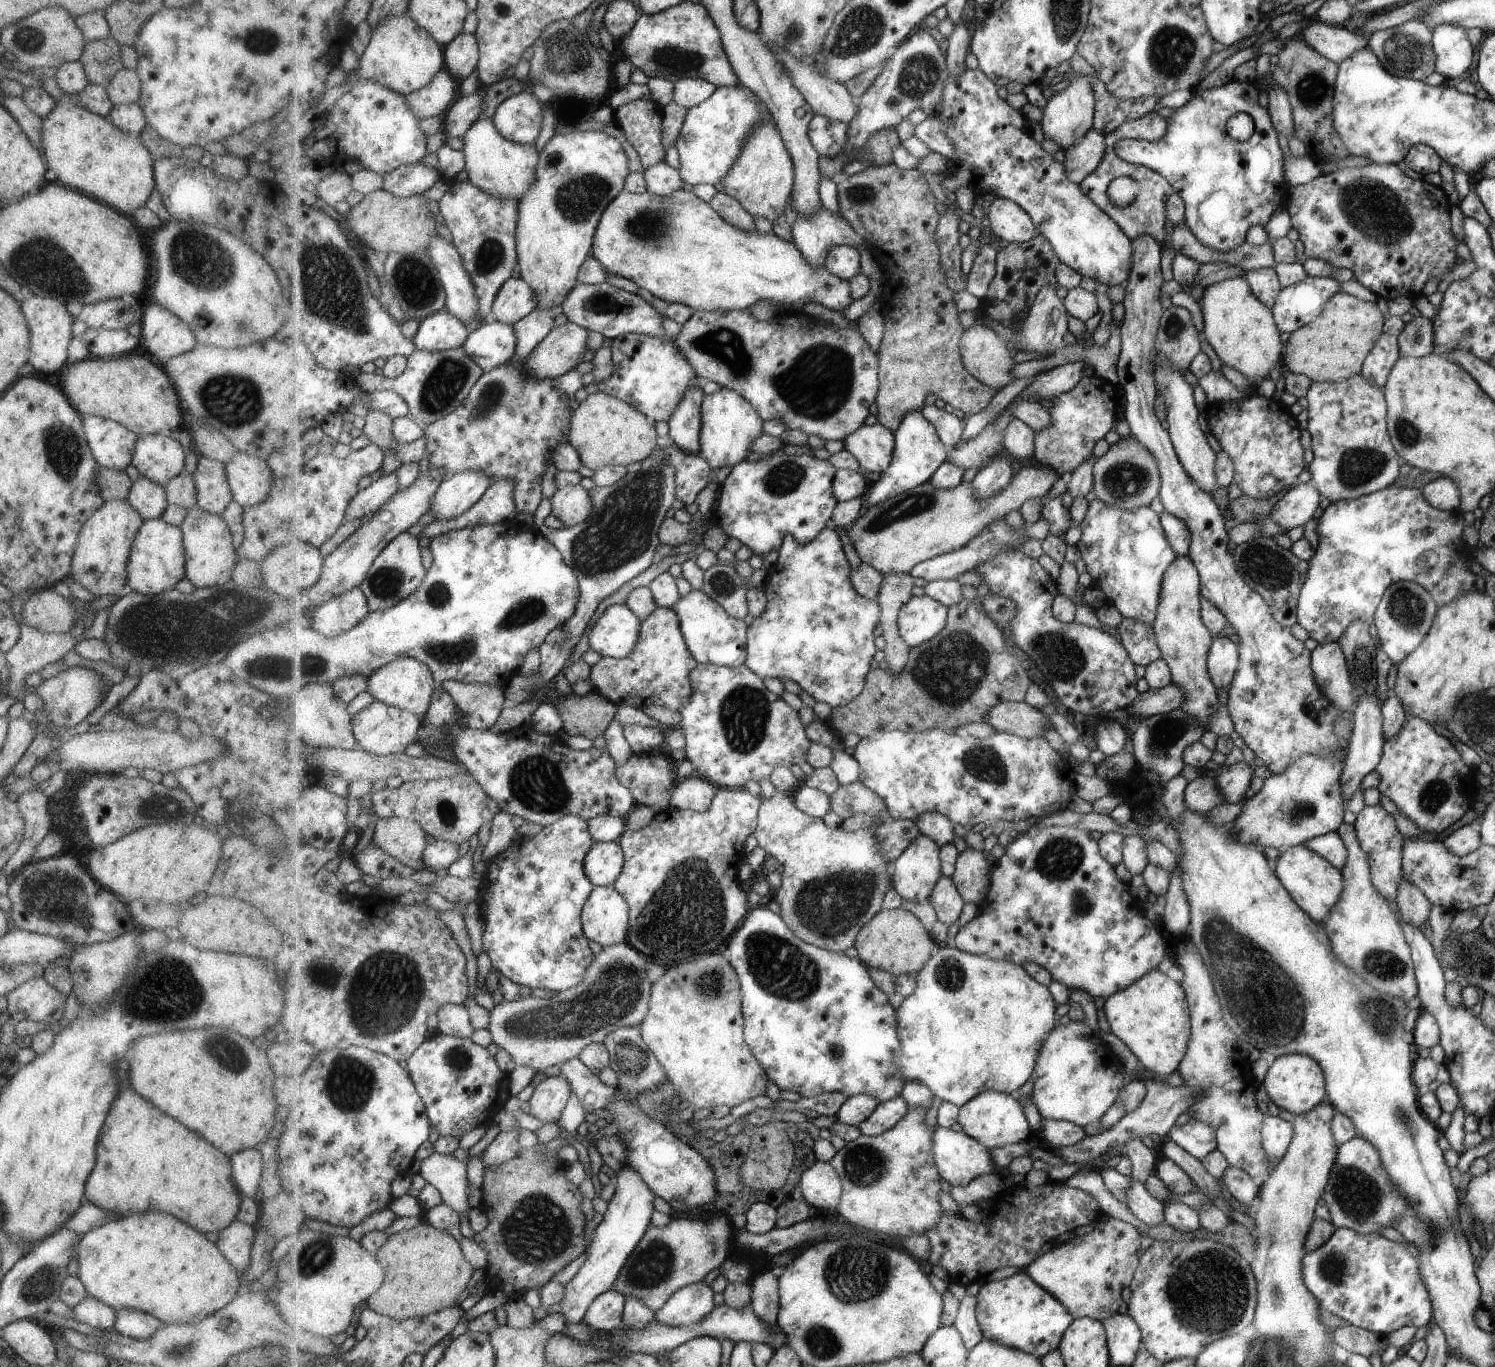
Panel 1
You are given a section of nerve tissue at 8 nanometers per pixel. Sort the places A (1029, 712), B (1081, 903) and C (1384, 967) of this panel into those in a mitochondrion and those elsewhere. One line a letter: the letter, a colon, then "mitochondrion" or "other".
A: other
B: mitochondrion
C: mitochondrion

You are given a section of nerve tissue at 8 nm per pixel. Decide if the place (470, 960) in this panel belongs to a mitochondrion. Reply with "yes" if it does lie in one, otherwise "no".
no

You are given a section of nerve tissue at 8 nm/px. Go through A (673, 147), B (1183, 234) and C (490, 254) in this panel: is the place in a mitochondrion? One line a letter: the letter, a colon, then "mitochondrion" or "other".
A: other
B: other
C: mitochondrion

